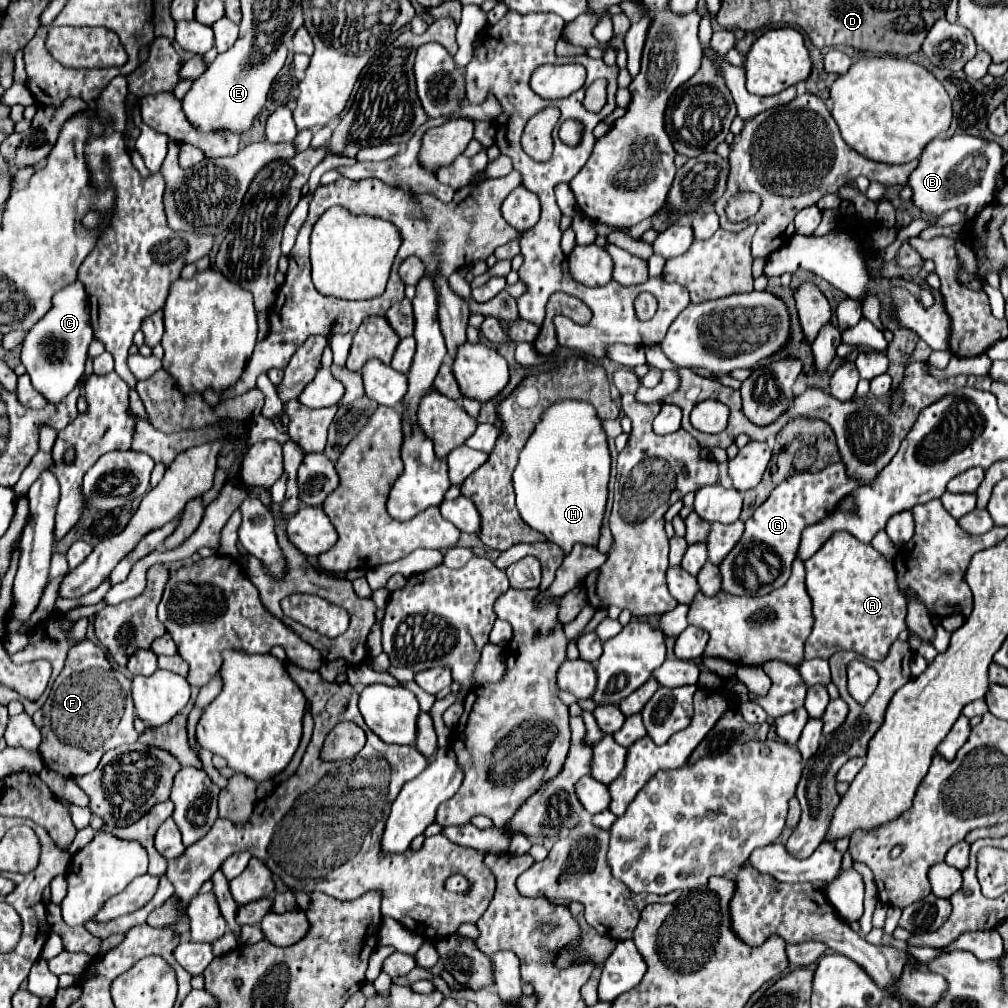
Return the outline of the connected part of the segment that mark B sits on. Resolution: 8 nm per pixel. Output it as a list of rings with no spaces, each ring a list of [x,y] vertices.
[[[952,136],[936,138],[926,146],[920,156],[918,166],[908,176],[908,186],[912,188],[912,204],[932,216],[940,218],[946,210],[968,206],[968,220],[982,210],[982,206],[992,202],[992,192],[996,186],[996,174],[1002,170],[1000,164],[1002,148],[996,142],[986,142],[974,136]]]

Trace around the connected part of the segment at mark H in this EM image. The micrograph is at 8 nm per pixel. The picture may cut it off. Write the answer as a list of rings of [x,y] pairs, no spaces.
[[[556,402],[520,452],[514,470],[516,506],[522,520],[570,554],[574,544],[598,546],[606,512],[610,454],[600,418],[588,402]]]

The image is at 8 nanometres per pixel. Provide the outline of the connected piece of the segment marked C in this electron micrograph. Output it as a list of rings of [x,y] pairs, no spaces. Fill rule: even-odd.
[[[74,282],[60,290],[52,298],[52,310],[28,330],[28,336],[22,344],[22,364],[32,380],[32,386],[46,398],[48,404],[62,402],[78,384],[84,374],[84,364],[88,356],[88,346],[92,342],[92,326],[90,326],[90,310],[88,298],[82,282]],[[58,344],[58,350],[56,350]],[[58,356],[58,360],[54,358]]]

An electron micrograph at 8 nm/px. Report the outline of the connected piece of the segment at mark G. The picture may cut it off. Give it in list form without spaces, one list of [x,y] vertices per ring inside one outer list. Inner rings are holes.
[[[842,462],[830,464],[824,470],[812,474],[812,472],[800,472],[784,480],[774,488],[774,492],[768,496],[768,500],[746,520],[746,530],[730,552],[730,556],[722,562],[720,574],[722,574],[722,590],[730,594],[750,594],[750,596],[762,596],[764,592],[770,592],[772,588],[780,588],[790,578],[790,566],[796,558],[800,532],[810,524],[822,520],[826,514],[834,512],[838,502],[848,496],[852,490],[860,488],[862,480],[848,476],[846,466]],[[744,562],[752,564],[758,576],[758,590],[750,590],[744,586]]]

